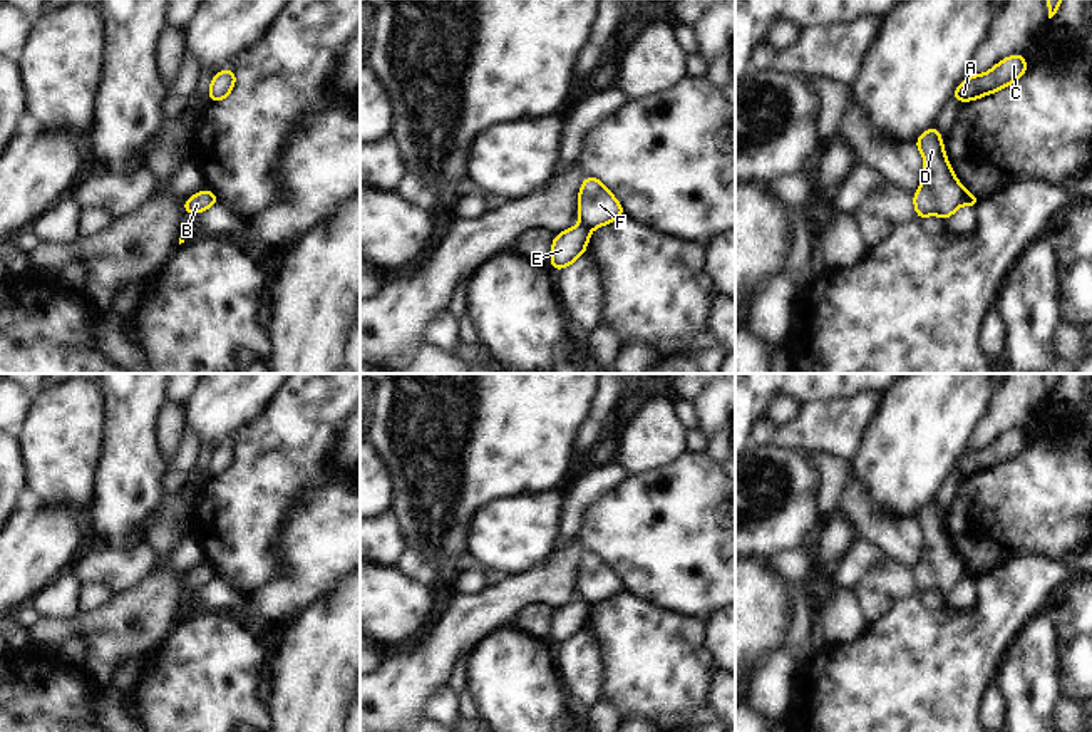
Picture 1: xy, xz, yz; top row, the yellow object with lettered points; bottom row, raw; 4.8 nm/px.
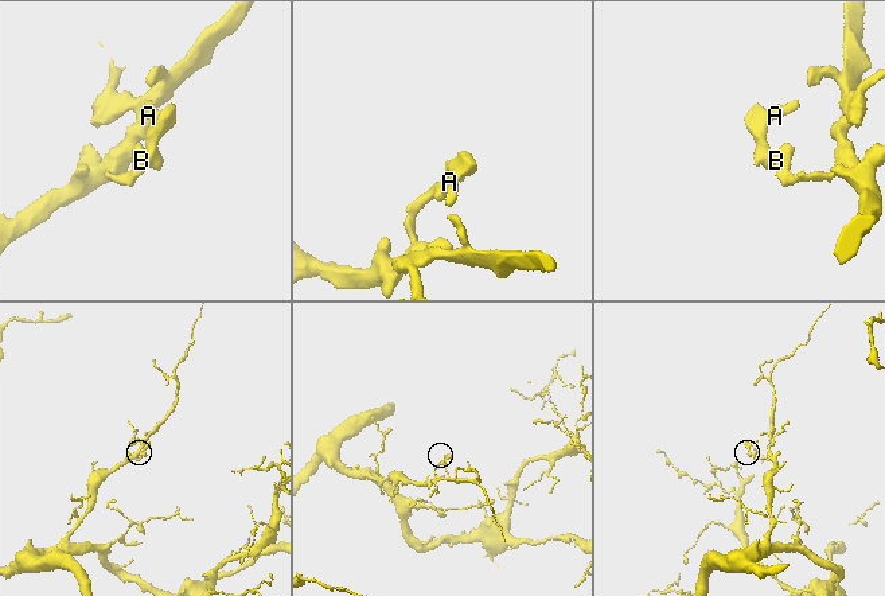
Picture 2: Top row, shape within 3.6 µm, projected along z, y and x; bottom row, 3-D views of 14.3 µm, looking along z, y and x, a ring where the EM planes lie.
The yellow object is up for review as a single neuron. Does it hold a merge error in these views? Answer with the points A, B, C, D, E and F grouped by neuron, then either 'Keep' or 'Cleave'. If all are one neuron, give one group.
Groups: A C D F / B E. Cleave.

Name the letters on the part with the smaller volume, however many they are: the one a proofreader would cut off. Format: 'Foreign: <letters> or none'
Foreign: A, C, D, F

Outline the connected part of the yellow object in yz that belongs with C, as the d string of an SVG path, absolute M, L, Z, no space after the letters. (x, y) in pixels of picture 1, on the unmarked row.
M1015 429L1000 436L992 446L980 451L968 451L951 469L951 474L960 474L963 479L993 469L1015 456L1018 456L1028 441L1025 429Z

